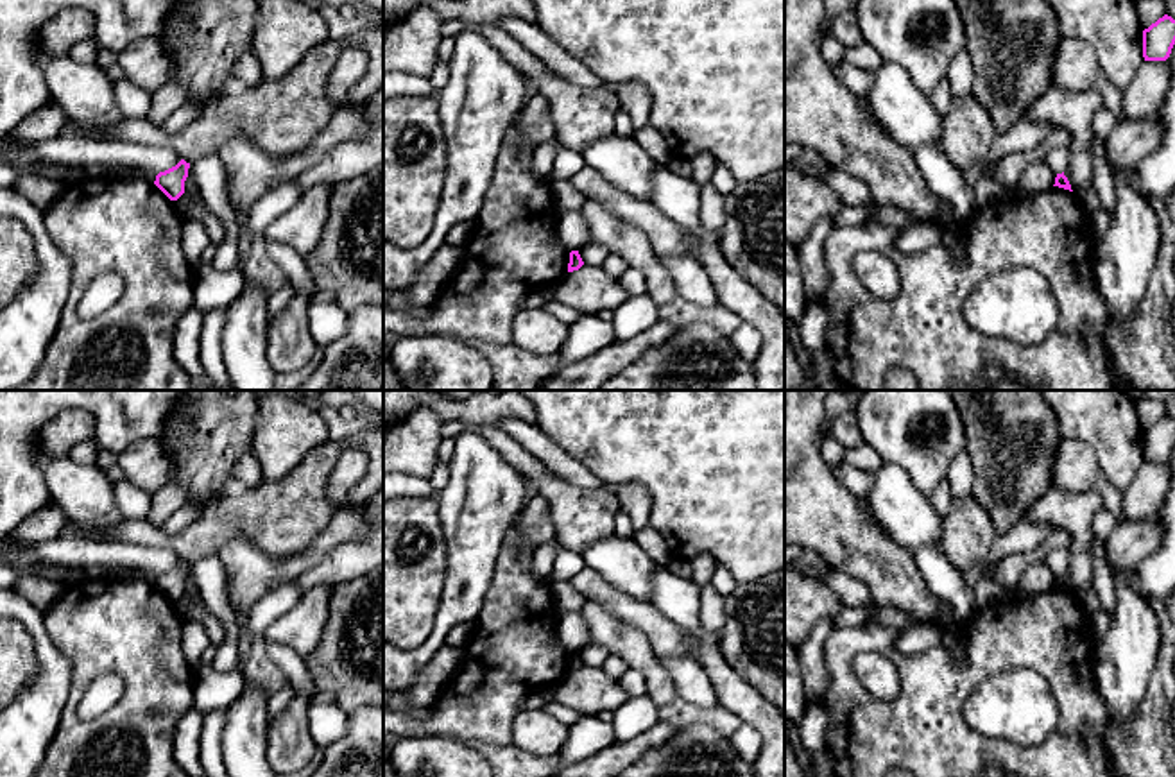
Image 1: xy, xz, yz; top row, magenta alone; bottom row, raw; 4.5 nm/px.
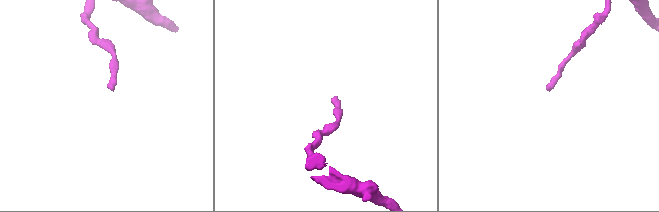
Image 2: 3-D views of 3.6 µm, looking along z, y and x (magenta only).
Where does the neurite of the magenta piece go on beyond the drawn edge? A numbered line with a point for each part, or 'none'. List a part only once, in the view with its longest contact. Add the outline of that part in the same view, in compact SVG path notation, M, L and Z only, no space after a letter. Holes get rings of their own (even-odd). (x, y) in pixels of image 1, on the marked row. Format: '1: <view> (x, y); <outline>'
none

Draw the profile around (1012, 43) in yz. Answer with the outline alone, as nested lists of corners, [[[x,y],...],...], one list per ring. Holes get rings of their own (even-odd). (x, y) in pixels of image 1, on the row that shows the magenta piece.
[[[955,0],[965,27],[974,79],[973,95],[985,106],[996,132],[1007,132],[1023,118],[1028,104],[1051,88],[1051,66],[1062,39],[1048,0]]]

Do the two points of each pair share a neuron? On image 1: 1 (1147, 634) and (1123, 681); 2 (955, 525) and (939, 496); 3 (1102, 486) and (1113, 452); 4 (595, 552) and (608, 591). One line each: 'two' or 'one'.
1: one
2: two
3: two
4: two

